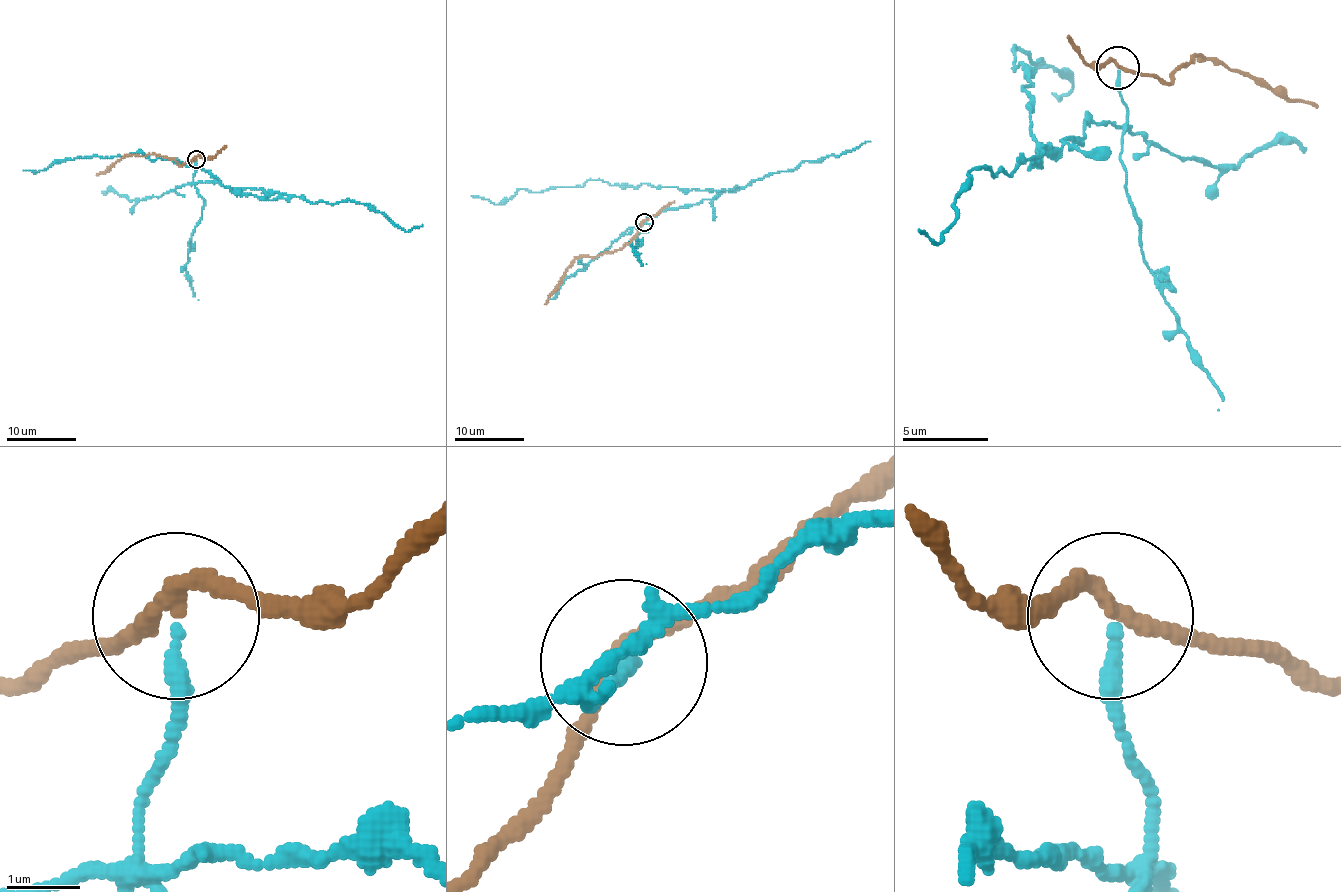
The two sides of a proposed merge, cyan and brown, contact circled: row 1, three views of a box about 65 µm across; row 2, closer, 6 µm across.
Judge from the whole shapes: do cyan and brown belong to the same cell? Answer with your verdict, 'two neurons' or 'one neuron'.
two neurons

